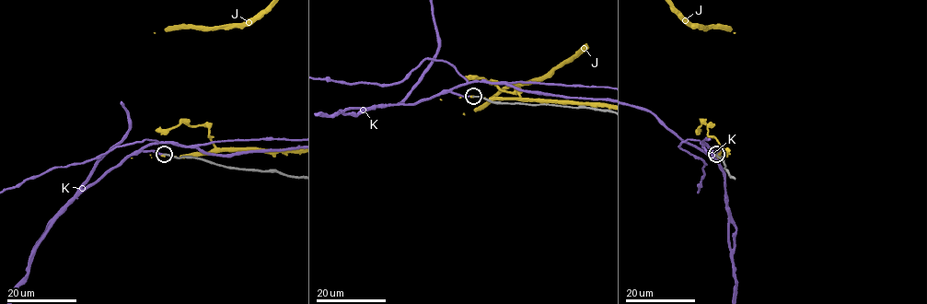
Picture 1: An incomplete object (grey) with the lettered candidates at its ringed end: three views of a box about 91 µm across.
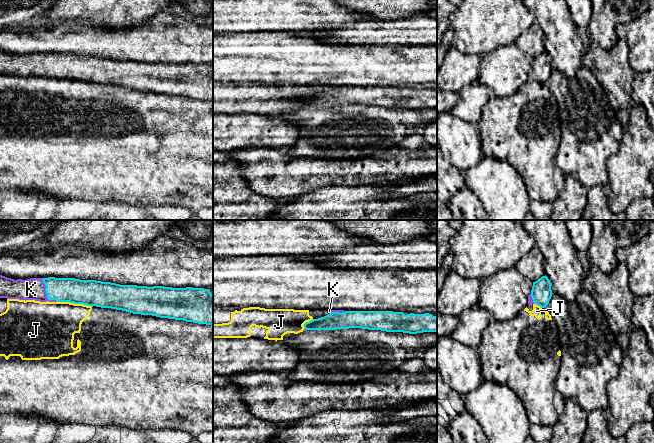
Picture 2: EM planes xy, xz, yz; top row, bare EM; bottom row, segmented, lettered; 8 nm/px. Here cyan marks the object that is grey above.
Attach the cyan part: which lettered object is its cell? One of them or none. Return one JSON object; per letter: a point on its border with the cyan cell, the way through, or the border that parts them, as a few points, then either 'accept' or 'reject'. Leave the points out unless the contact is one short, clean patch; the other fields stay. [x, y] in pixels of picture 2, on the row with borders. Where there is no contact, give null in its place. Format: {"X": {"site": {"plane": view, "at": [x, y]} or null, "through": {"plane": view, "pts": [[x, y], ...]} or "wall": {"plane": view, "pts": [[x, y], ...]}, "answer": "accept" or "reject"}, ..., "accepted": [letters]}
{"J": {"site": {"plane": "xy", "at": [74, 303]}, "wall": {"plane": "xy", "pts": [[57, 300], [82, 303], [91, 307]]}, "answer": "reject"}, "K": {"site": {"plane": "xy", "at": [46, 293]}, "answer": "accept"}, "accepted": ["K"]}

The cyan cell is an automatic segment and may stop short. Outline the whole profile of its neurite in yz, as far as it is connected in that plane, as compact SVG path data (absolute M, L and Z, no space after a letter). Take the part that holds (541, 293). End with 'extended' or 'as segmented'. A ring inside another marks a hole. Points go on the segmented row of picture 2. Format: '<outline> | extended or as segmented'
M546 275L533 282L531 294L528 295L528 304L536 304L547 310L546 306L553 294L551 286L552 283Z | extended

